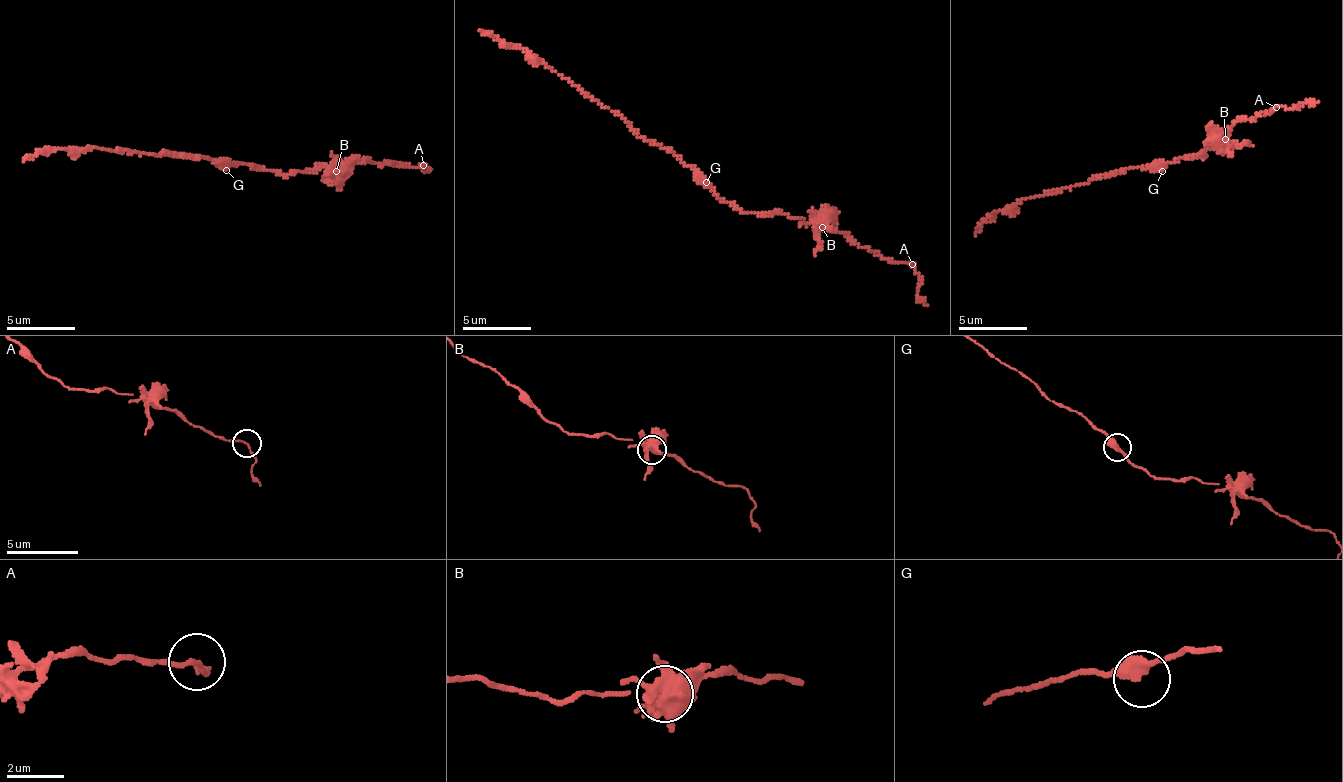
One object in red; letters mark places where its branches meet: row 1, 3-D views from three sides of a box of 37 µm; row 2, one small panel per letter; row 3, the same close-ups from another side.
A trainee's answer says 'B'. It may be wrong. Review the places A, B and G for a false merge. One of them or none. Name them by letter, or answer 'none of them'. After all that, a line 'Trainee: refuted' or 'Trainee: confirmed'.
B
Trainee: confirmed

